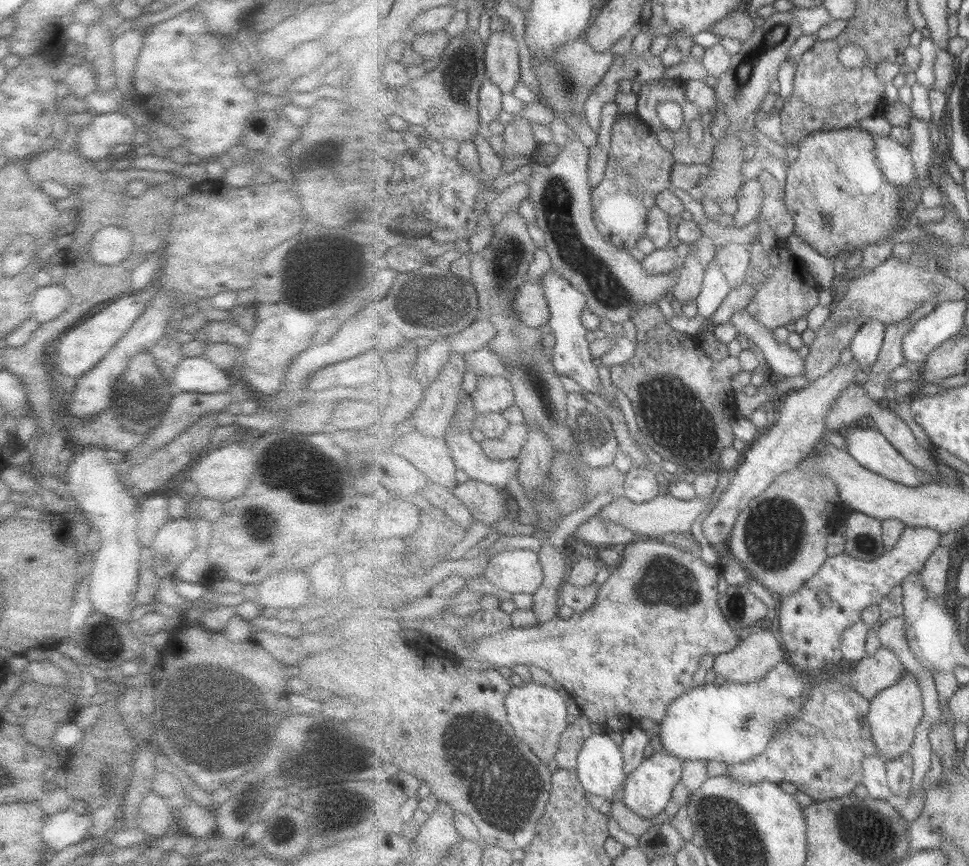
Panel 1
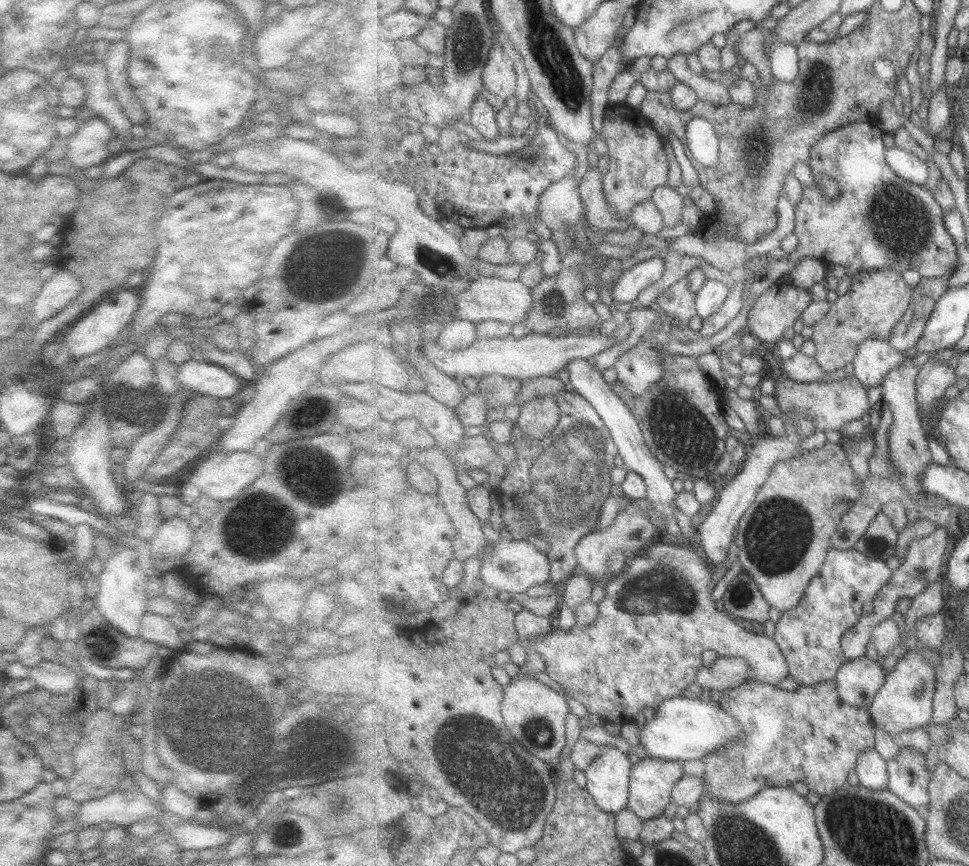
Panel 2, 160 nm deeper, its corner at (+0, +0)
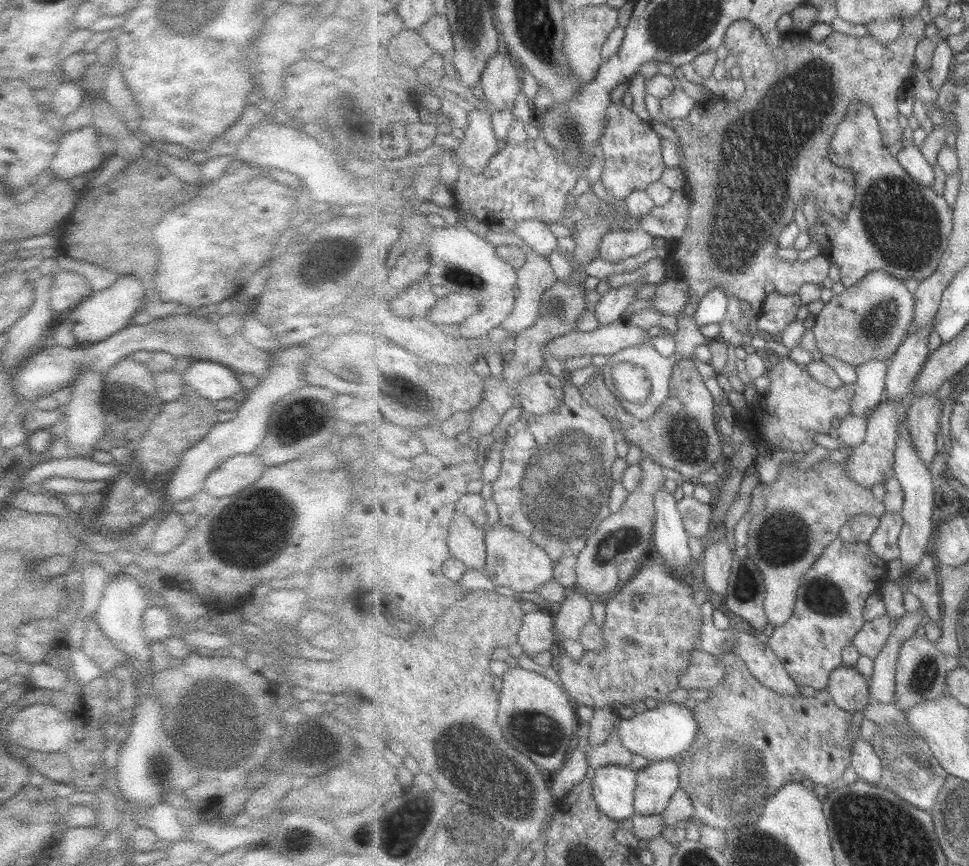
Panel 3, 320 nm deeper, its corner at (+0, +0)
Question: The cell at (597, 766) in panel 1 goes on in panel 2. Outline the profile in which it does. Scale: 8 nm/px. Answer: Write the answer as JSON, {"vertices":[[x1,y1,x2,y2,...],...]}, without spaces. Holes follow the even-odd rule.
{"vertices":[[606,745,604,753,585,771,586,789,601,810,617,814,628,808,634,765,629,753]]}

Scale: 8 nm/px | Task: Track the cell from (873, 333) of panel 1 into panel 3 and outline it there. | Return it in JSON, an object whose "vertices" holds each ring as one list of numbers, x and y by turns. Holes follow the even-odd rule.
{"vertices":[[871,361,858,366,858,379,853,385,852,414,867,416,884,400,886,393,886,374,889,363,887,361]]}

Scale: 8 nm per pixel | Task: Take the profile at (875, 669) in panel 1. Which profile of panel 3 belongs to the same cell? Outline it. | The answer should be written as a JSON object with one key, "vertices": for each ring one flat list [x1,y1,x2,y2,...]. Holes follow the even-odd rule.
{"vertices":[[843,665,834,670,828,685,829,695,843,710,862,712,871,703,871,686,854,667]]}

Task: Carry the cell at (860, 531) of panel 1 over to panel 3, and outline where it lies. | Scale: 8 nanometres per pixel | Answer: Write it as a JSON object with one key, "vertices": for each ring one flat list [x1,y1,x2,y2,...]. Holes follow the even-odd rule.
{"vertices":[[889,513,880,519,880,525,868,542,878,558,886,562,897,560,901,556,900,534,904,529,905,519,902,513]]}

